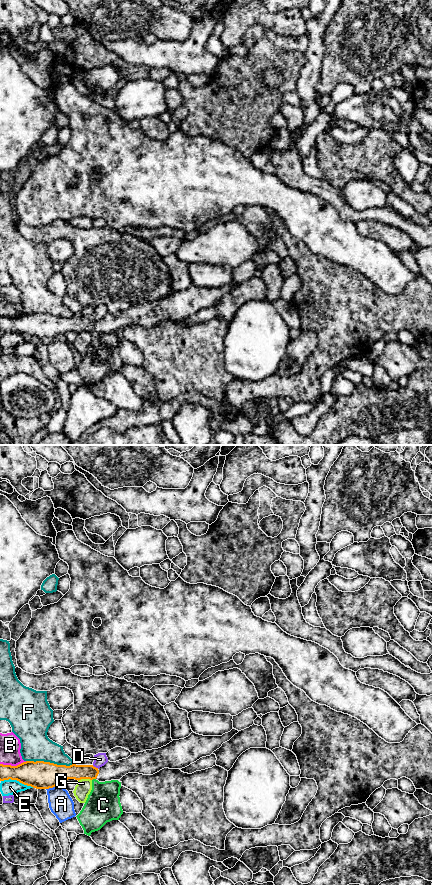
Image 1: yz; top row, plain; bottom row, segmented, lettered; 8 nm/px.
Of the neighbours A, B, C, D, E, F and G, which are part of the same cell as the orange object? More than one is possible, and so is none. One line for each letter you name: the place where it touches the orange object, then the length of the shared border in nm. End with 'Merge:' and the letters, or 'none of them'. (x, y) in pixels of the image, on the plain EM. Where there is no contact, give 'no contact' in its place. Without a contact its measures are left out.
Merge: none of them

